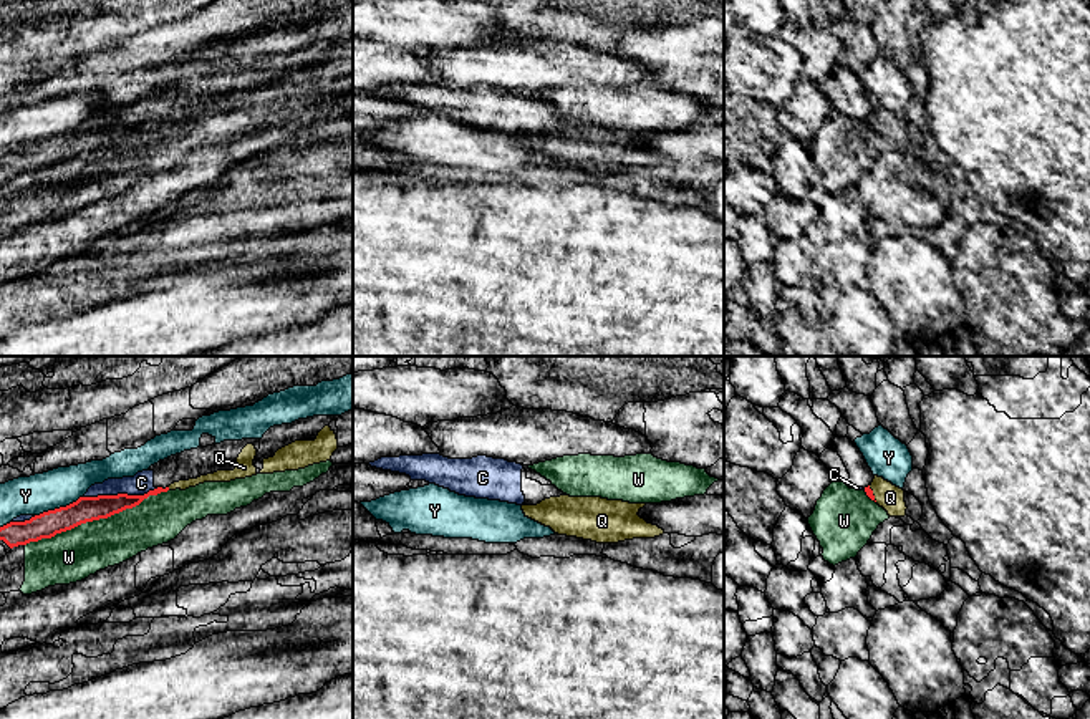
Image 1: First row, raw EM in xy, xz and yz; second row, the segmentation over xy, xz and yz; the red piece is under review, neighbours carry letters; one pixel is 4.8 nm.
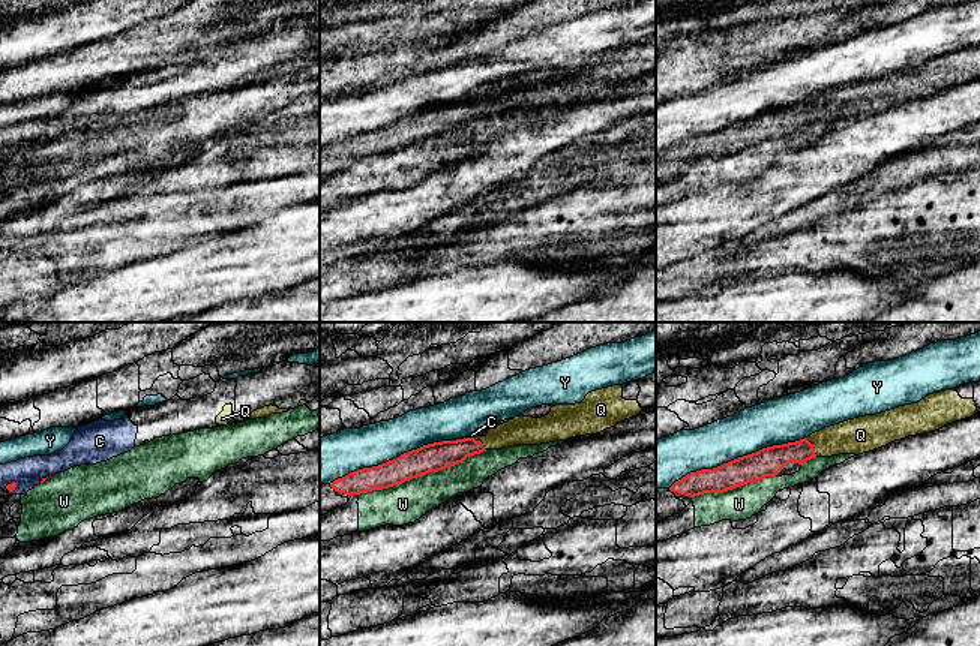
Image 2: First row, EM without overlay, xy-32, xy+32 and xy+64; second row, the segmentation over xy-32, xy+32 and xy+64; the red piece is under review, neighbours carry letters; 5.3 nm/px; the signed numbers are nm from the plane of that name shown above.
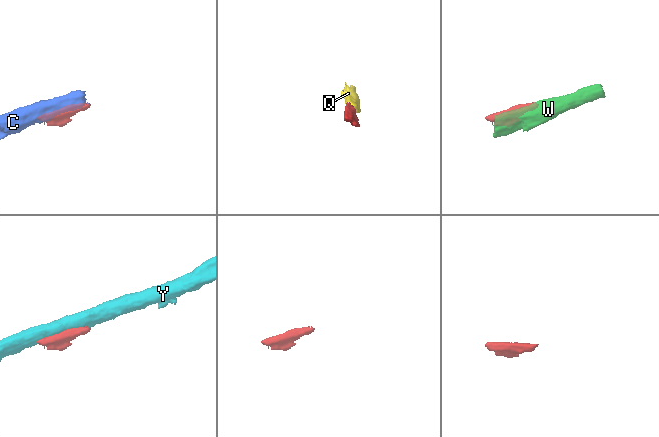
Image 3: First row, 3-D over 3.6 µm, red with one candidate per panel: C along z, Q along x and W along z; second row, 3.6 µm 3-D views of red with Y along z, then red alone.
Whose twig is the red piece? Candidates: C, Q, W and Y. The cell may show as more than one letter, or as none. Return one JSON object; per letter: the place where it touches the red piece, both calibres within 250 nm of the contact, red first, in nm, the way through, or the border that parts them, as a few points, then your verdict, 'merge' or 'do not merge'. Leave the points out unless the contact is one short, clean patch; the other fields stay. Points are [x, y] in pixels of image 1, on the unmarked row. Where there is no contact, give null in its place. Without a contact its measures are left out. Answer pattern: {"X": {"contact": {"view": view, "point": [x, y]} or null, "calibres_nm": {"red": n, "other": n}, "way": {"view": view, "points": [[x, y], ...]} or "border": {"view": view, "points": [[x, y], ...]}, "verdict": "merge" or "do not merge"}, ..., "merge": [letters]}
{"C": {"contact": {"view": "xy", "point": [120, 123]}, "calibres_nm": {"red": 130, "other": 100}, "verdict": "do not merge"}, "Q": {"contact": {"view": "yz", "point": [872, 123]}, "calibres_nm": {"red": 40, "other": 120}, "way": {"view": "yz", "points": [[868, 120], [872, 123], [890, 126]]}, "verdict": "merge"}, "W": {"contact": {"view": "xy", "point": [96, 148]}, "calibres_nm": {"red": 130, "other": 260}, "verdict": "do not merge"}, "Y": {"contact": {"view": "xy", "point": [60, 136]}, "calibres_nm": {"red": 130, "other": 190}, "verdict": "do not merge"}, "merge": ["Q"]}

